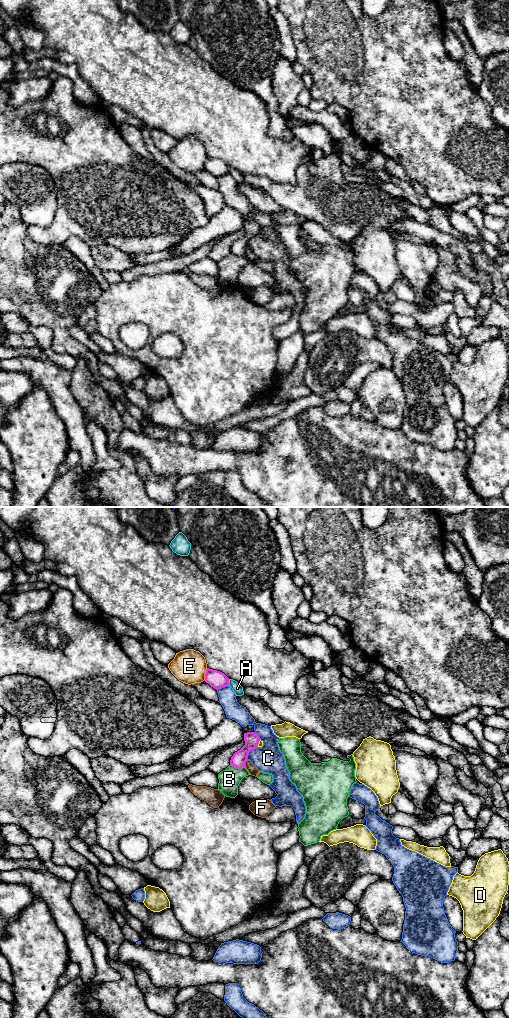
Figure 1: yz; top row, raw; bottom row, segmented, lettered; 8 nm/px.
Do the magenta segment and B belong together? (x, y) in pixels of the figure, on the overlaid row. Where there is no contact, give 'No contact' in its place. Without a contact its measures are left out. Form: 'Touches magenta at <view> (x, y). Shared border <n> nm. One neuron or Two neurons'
Touches magenta at yz (237, 767). Shared border 120 nm. Two neurons

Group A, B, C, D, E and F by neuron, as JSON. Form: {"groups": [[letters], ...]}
{"groups": [["A"], ["B", "D"], ["C"], ["E"], ["F"]]}

